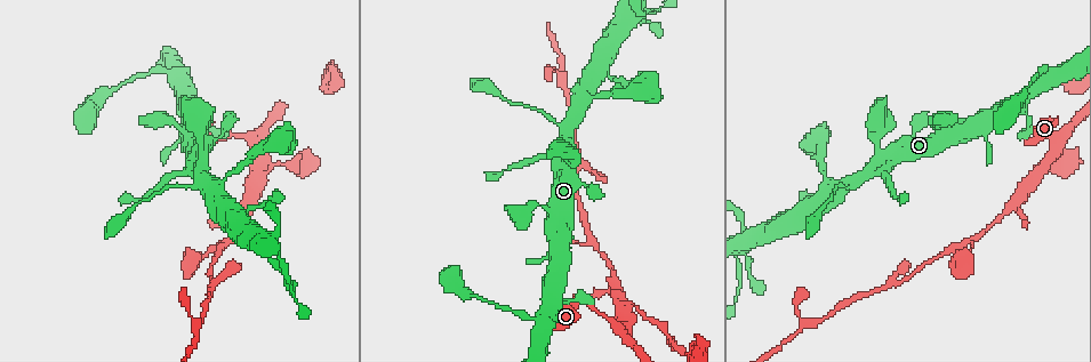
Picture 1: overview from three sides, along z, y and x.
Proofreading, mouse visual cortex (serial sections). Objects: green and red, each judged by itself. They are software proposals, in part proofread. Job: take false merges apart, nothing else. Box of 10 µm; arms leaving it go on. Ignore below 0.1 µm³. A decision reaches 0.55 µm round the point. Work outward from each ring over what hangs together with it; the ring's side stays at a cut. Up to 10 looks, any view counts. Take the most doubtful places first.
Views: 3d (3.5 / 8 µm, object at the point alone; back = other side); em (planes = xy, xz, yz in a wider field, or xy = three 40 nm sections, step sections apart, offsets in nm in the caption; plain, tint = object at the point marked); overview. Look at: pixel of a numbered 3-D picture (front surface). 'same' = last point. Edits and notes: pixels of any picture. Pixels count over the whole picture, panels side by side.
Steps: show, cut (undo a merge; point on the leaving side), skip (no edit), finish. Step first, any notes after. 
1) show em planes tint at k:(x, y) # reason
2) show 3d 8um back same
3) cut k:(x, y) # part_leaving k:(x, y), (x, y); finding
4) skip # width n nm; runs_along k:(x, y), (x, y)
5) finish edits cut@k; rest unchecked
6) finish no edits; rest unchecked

show 3d 3.5um back at 1:(256, 159) # abrupt turn

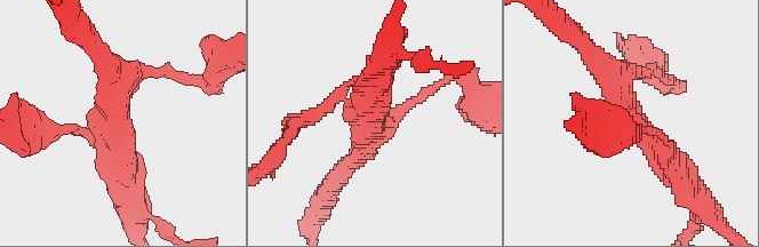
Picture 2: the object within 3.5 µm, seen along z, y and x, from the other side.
show em xy step 2 tint at 2:(636, 119) # arms 3; arm_widths 150, 250, 350 nm; now the EM

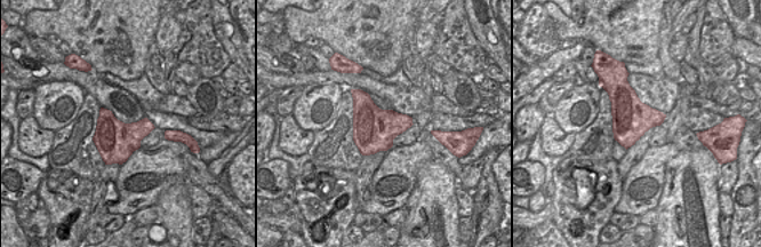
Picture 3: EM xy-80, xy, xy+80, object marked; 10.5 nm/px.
skip # runs_along 2:(637, 71), (625, 113), (684, 186); continuous, no second cell

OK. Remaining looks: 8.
show 3d 3.5um at 1:(228, 239) # arms part here

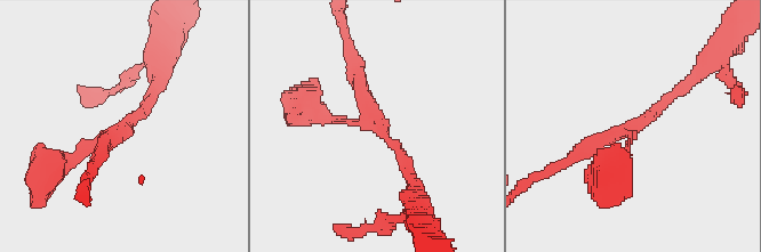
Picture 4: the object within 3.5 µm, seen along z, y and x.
show em planes plain at 4:(121, 130) # arms 3; arm_widths 150, 150, 200 nm

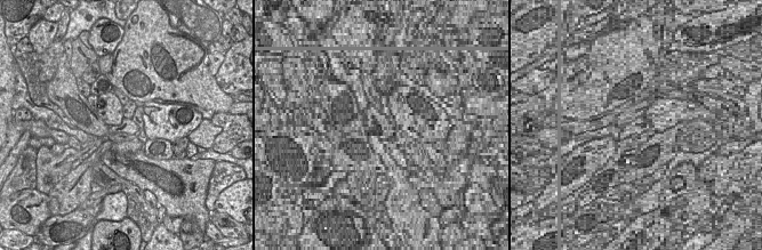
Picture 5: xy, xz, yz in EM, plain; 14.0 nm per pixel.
show em planes tint same # with the object marked

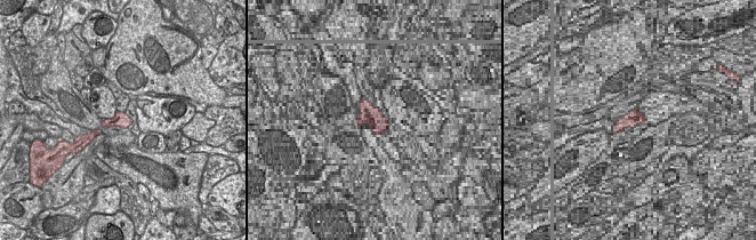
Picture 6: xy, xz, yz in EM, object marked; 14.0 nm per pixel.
skip # width 200 nm; runs_along 4:(679, 90), (568, 161); continuous, no second cell

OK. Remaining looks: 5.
show 3d 3.5um back at 1:(823, 318) # thin neck

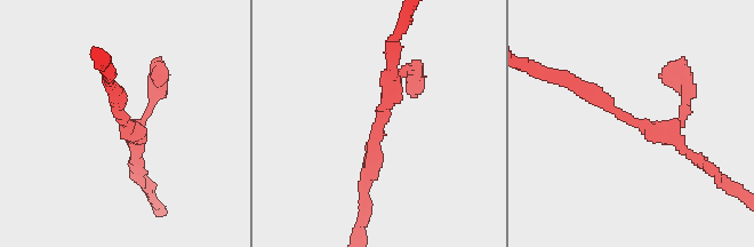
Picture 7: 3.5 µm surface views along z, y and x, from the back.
show em planes tint at 7:(634, 120) # arm_widths 200, 250 nm

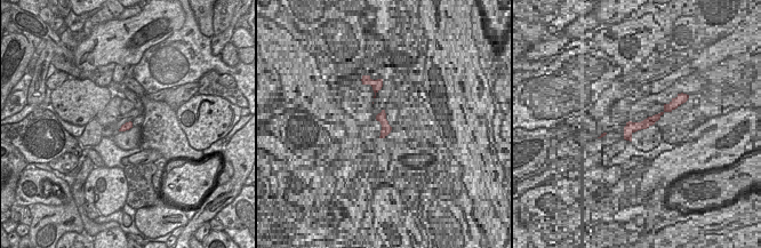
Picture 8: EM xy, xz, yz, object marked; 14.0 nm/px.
skip # width 120 nm; runs_along 7:(365, 184), (390, 85), (403, 73); continuous, no second cell

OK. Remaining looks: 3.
show 3d 8um at 1:(629, 20) # three arms meet

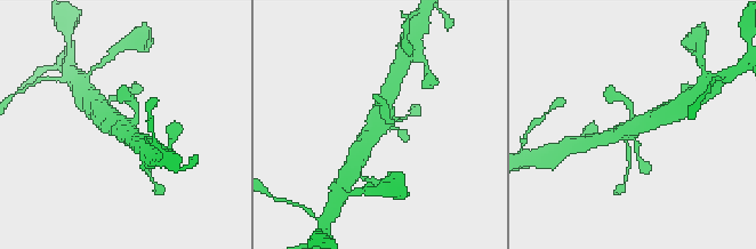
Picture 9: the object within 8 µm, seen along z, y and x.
show 3d 3.5um same

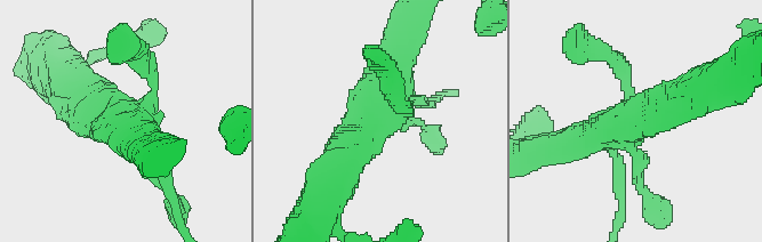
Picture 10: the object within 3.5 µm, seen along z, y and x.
show em xy step 2 tint at 10:(636, 114) # need the tissue

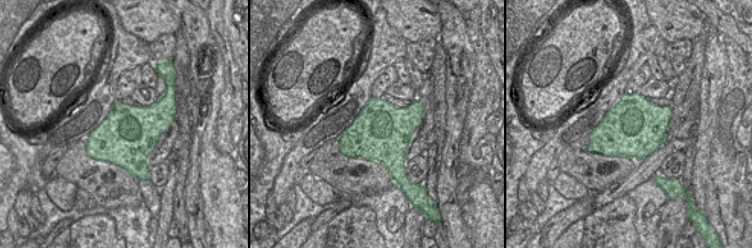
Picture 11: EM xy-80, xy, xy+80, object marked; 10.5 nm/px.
skip # runs_along 10:(333, 175), (378, 98), (414, 98); one cell here

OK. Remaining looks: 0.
finish no edits; rest unchecked

